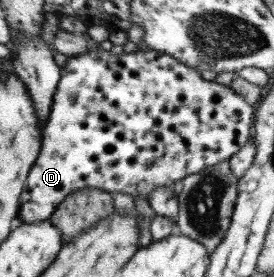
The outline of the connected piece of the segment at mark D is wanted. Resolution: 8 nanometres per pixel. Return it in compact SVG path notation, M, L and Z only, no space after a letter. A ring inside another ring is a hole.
M98 43L97 48L91 48L82 54L75 54L67 57L67 63L59 69L59 80L52 97L52 104L48 118L41 130L41 145L35 158L34 164L28 171L23 191L20 193L19 210L16 224L34 224L34 222L44 222L52 216L56 205L70 193L77 190L102 189L107 193L129 194L133 200L136 196L148 198L149 192L158 187L169 187L175 180L180 180L189 174L200 173L207 166L212 166L217 162L228 160L231 154L237 152L245 142L249 142L249 130L253 126L253 116L255 107L246 99L238 96L230 87L220 85L213 81L202 80L200 73L194 71L189 66L184 66L176 58L169 54L155 53L153 50L136 49L130 53L112 55L110 51L102 49Z

